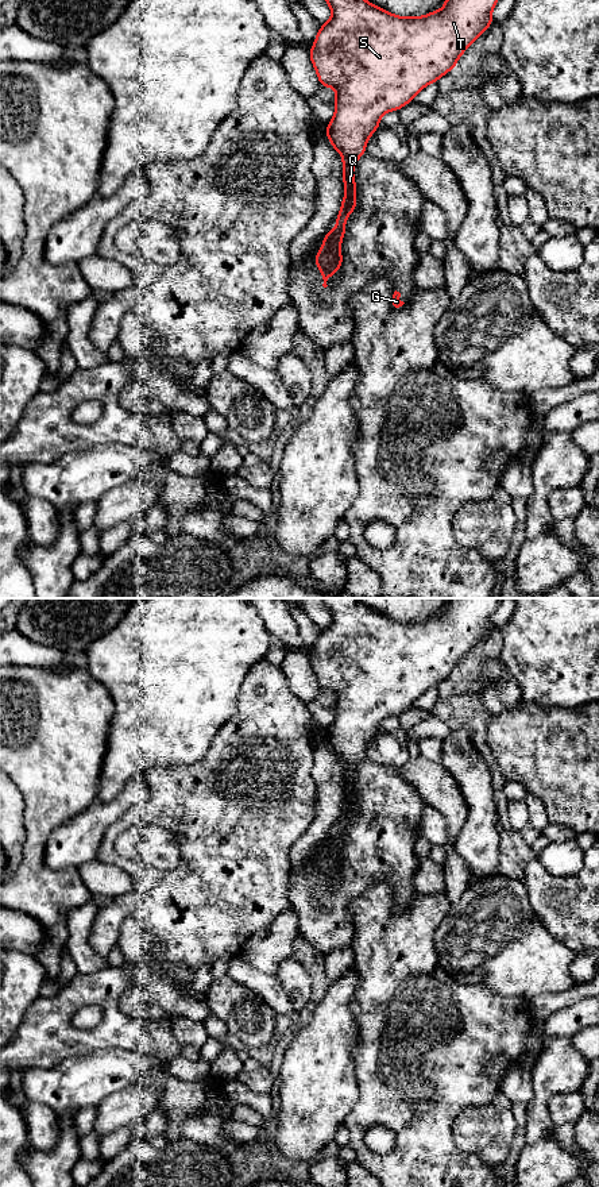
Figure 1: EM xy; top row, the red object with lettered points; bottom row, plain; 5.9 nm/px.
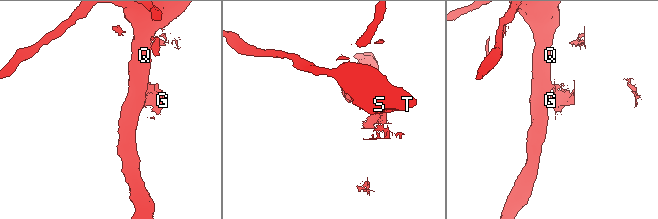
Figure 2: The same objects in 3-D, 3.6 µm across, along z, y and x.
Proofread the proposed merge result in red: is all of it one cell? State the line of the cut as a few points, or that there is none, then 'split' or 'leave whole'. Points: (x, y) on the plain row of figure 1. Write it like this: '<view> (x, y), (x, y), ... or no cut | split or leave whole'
xy (323, 879), (328, 882) | split

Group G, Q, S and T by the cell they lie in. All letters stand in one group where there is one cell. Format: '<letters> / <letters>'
G / Q S T

